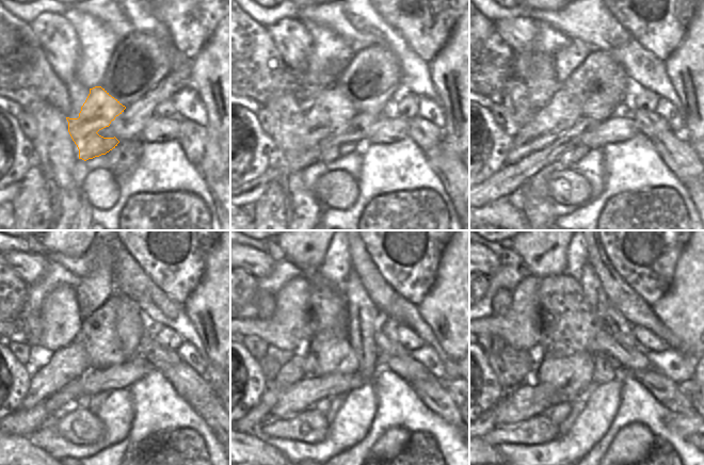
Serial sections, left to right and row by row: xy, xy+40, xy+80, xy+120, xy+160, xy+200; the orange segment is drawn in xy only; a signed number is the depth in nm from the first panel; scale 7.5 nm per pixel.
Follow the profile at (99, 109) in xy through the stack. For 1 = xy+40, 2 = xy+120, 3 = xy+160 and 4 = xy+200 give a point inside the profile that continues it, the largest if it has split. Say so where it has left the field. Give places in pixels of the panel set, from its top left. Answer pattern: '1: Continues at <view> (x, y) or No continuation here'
1: Continues at xy+40 (330, 109)
2: Continues at xy+120 (62, 367)
3: Continues at xy+160 (302, 364)
4: Continues at xy+200 (557, 414)

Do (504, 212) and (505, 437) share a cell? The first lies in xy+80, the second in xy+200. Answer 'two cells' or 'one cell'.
two cells

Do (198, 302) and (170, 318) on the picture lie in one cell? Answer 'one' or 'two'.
two

